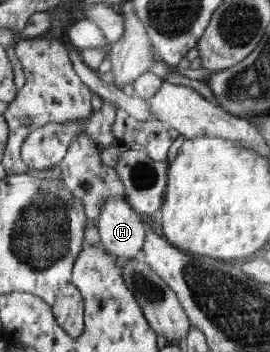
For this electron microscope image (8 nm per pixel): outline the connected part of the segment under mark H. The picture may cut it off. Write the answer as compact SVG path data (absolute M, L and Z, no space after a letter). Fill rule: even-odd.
M109 198L99 219L102 245L111 254L123 259L142 260L148 227L128 203L127 198Z

